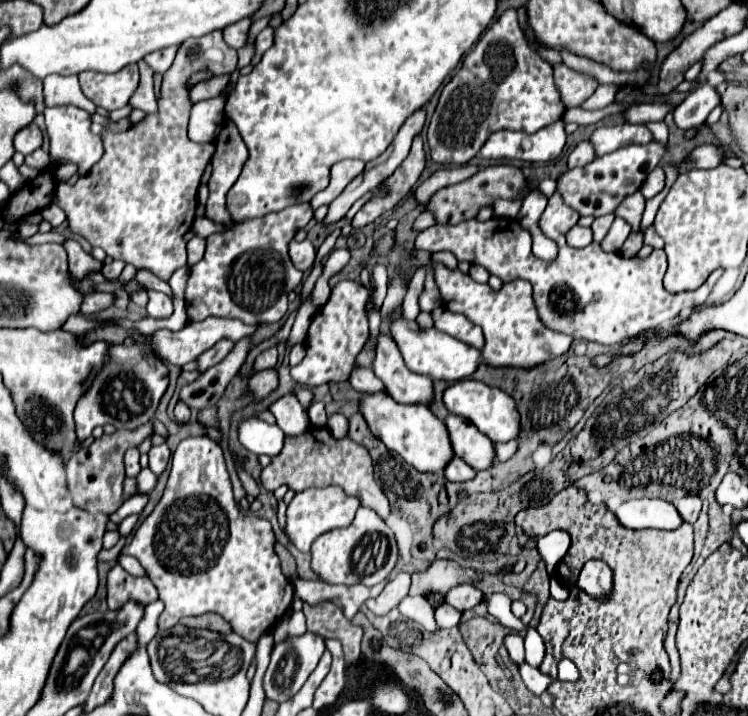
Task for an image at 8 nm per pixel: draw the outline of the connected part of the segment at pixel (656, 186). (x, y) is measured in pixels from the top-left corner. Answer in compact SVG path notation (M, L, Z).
M656 166L650 174L648 174L648 178L644 180L644 184L642 184L642 188L640 188L640 192L644 194L644 198L652 198L652 196L656 196L662 188L664 188L664 170L660 168L660 166Z

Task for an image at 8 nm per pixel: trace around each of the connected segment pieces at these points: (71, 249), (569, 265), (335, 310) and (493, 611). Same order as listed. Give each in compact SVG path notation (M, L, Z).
M66 240L64 248L68 252L68 264L70 264L70 274L78 280L84 280L88 274L98 272L102 268L102 262L98 262L96 258L92 258L88 252L84 252L80 248L78 242L74 240Z
M554 194L540 218L542 232L558 244L558 258L554 262L542 262L532 254L532 240L528 230L524 230L512 218L490 218L488 222L468 220L460 226L440 226L434 224L416 236L416 248L428 252L450 250L458 260L468 260L470 264L482 264L490 274L498 276L502 282L516 278L528 280L534 288L534 302L540 320L564 334L572 334L578 340L592 340L598 344L618 344L638 332L648 328L668 326L674 316L682 310L692 310L694 306L706 302L716 280L724 270L714 270L710 278L696 290L670 294L664 288L663 278L668 267L664 249L654 249L644 258L622 258L620 254L606 254L598 242L586 248L570 248L566 244L566 232L576 224L580 215L568 210L560 196Z
M352 280L338 282L332 288L332 298L314 314L312 324L308 328L304 342L306 356L296 368L292 368L292 378L296 380L296 384L316 388L330 382L346 382L350 378L354 360L368 340L368 298L370 292L362 284Z
M488 594L482 598L482 602L486 602L488 614L494 616L502 626L516 632L524 628L524 624L516 624L516 616L510 612L510 598L506 594Z

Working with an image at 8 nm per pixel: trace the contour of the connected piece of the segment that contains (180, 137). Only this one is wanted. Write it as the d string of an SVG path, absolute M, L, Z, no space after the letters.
M214 30L200 38L188 38L180 44L172 66L164 72L160 84L158 112L146 114L140 122L130 124L122 132L112 132L102 126L104 156L90 172L74 186L60 184L56 190L56 204L66 212L70 230L86 238L92 246L100 246L112 260L124 260L136 268L148 268L158 278L168 280L178 268L186 264L186 232L192 228L196 212L196 194L200 176L214 156L212 142L192 142L188 138L188 116L192 110L188 80L196 72L210 72L212 76L232 74L238 68L238 54L224 46L222 32Z

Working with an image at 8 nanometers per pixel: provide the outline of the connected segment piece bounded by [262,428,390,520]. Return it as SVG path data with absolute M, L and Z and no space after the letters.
M308 428L306 434L296 438L286 438L286 444L278 456L272 458L272 464L262 470L262 486L266 490L276 490L278 486L290 486L296 492L308 488L326 488L340 486L348 496L360 500L362 506L372 508L382 520L390 516L390 504L384 490L374 482L374 466L366 448L352 442L348 436L336 440L326 428Z

